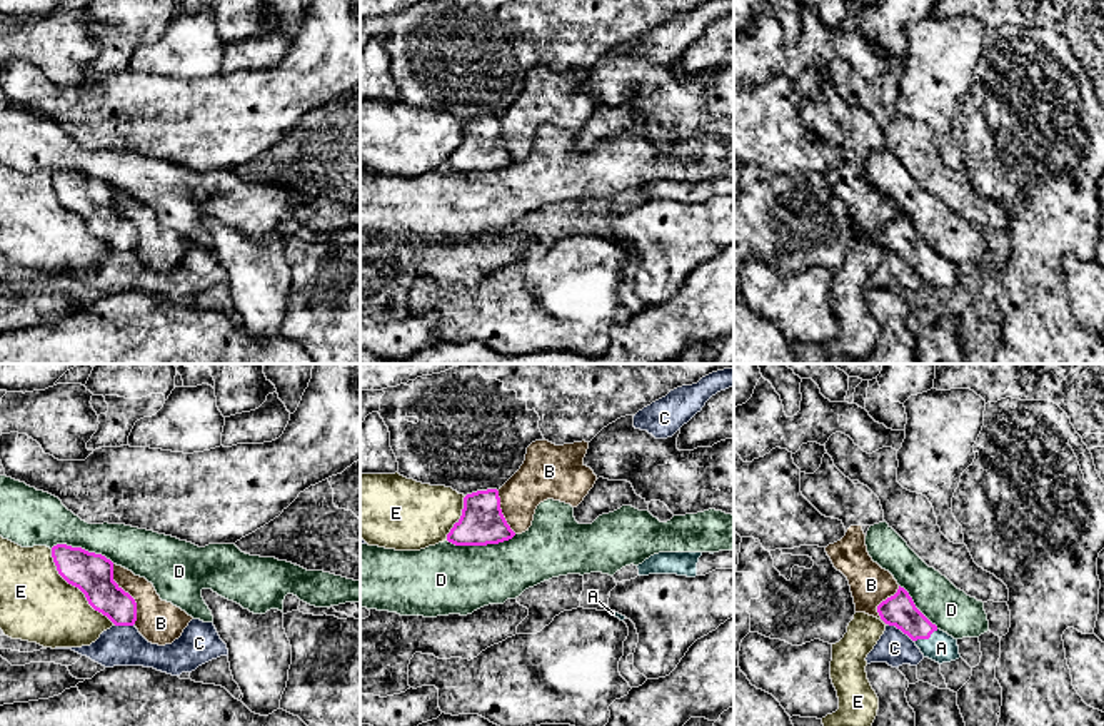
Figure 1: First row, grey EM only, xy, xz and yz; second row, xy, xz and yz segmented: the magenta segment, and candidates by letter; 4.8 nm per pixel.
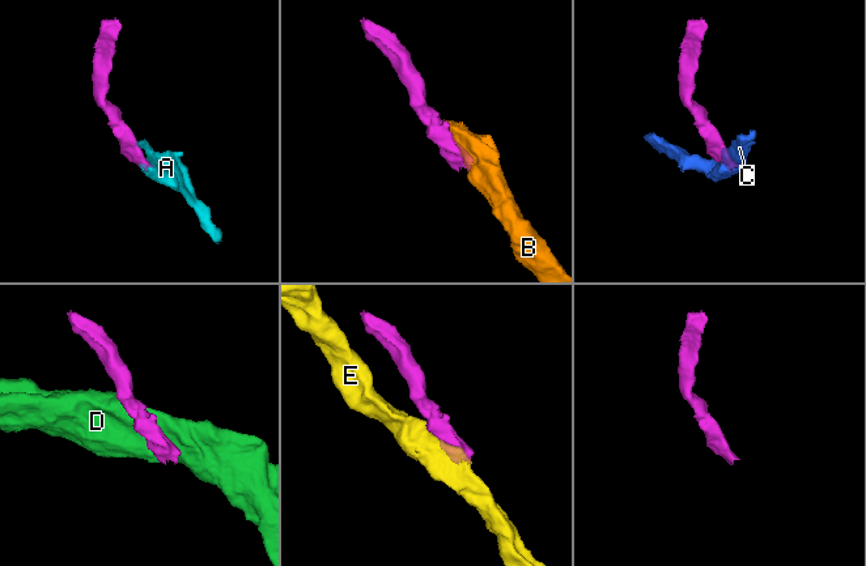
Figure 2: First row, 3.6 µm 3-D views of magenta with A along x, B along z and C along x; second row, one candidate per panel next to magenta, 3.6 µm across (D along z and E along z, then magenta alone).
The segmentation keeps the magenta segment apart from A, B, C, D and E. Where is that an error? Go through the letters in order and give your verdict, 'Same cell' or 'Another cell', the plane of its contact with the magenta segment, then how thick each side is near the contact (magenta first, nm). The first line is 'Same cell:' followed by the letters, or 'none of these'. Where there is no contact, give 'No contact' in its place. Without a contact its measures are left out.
Same cell: A
A: Same cell. Touches magenta in yz. Thickness 160 nm (magenta) against 140 nm
B: Another cell. Touches magenta in xy. Thickness 190 nm (magenta) against 220 nm
C: Another cell. Touches magenta in yz. Thickness 160 nm (magenta) against 160 nm
D: Another cell. Touches magenta in xz. Thickness 220 nm (magenta) against 340 nm
E: Another cell. Touches magenta in xy. Thickness 190 nm (magenta) against 360 nm

